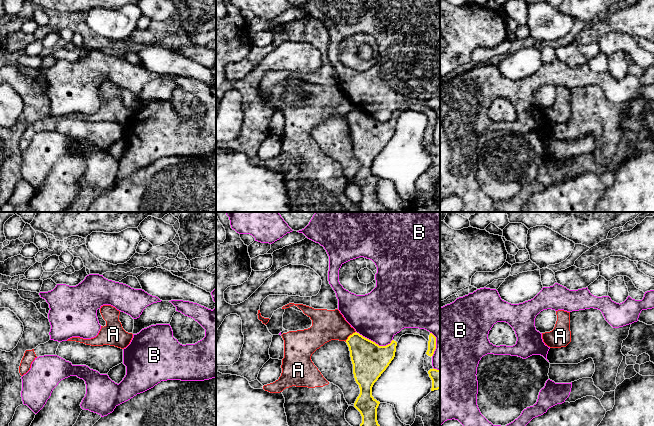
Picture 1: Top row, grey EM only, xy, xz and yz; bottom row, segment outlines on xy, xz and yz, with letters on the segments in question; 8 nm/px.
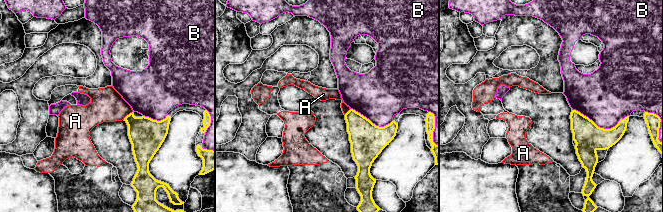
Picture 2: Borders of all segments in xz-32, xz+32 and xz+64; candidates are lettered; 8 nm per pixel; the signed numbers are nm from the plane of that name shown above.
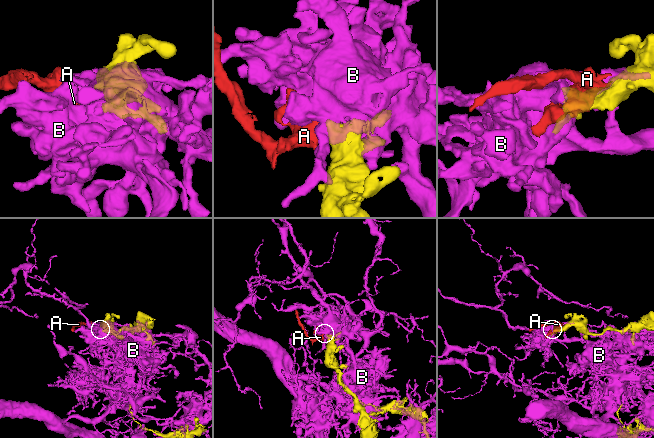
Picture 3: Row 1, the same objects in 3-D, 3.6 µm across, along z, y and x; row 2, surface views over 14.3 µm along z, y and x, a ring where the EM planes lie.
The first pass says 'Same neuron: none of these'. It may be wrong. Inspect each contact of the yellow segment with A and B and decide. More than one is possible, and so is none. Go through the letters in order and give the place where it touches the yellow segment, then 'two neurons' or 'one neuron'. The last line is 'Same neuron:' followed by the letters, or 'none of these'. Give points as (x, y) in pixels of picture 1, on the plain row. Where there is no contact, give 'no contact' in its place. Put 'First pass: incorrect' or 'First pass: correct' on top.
First pass: correct
A: xz (349, 112) | two neurons
B: xz (374, 118) | two neurons
Same neuron: none of these

